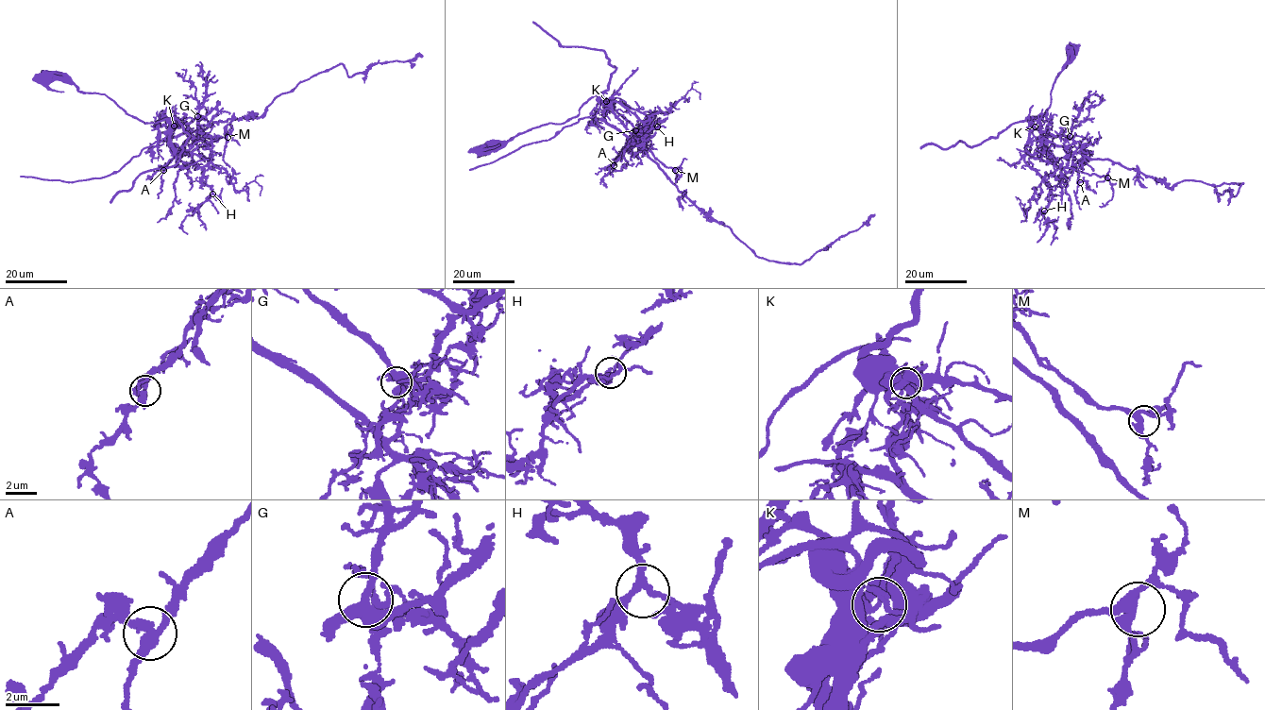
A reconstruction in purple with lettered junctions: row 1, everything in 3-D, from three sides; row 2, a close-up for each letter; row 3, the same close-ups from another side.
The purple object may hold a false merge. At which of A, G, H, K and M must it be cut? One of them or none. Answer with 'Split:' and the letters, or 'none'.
Split: K

